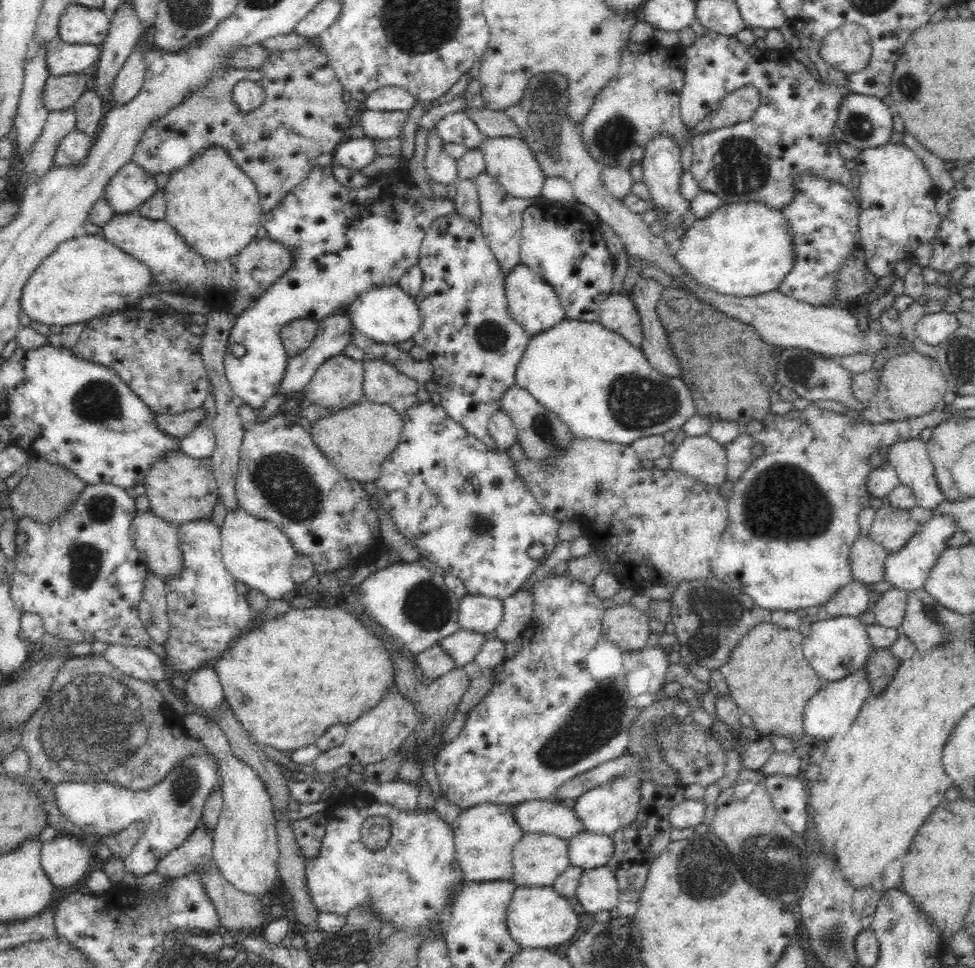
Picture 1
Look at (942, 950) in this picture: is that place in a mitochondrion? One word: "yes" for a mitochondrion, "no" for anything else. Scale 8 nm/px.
no

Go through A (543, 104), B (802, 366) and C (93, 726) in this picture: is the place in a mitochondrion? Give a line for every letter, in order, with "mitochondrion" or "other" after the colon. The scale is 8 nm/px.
A: mitochondrion
B: mitochondrion
C: mitochondrion

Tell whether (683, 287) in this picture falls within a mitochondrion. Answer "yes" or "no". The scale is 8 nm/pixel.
no

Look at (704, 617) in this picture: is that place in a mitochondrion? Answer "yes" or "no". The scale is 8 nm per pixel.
yes

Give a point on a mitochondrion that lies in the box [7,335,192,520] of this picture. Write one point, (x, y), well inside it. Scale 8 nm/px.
(98, 401)

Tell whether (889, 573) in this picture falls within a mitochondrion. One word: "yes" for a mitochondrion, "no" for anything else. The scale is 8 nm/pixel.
no

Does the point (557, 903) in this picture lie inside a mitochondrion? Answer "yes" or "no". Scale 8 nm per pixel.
no

